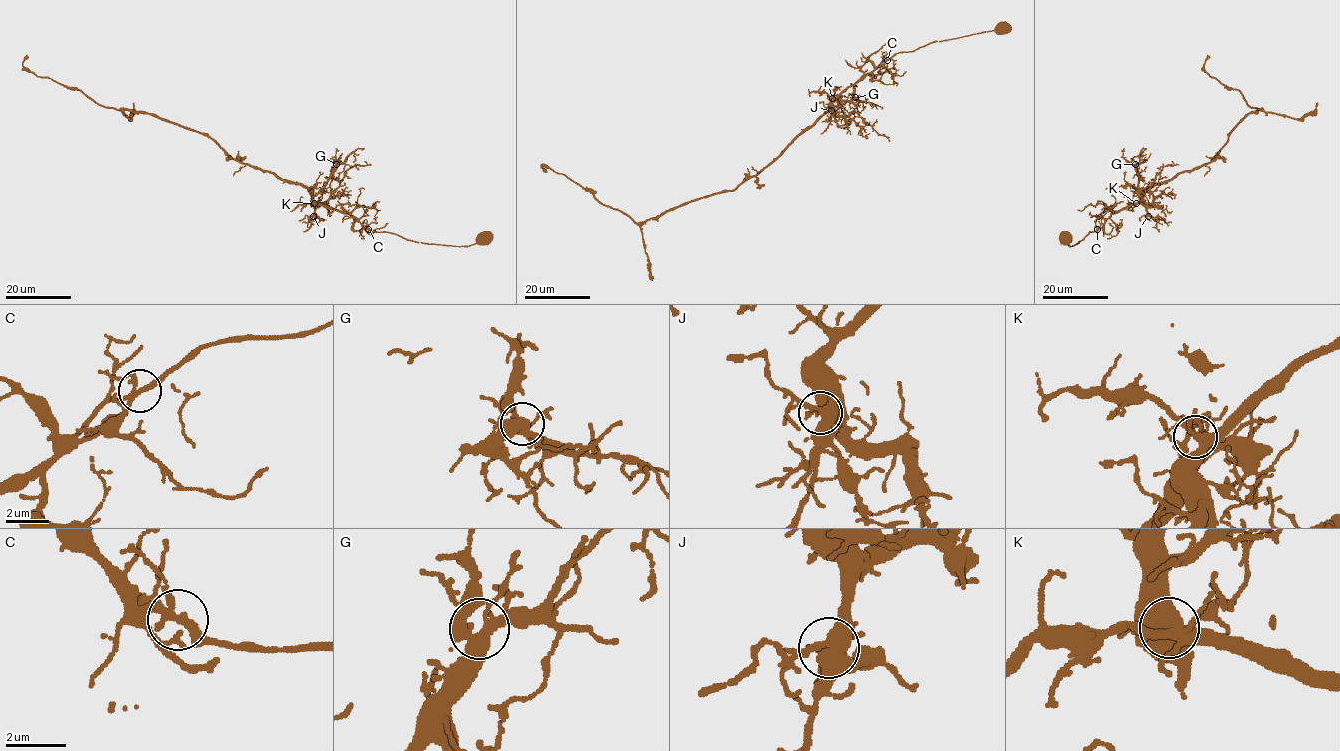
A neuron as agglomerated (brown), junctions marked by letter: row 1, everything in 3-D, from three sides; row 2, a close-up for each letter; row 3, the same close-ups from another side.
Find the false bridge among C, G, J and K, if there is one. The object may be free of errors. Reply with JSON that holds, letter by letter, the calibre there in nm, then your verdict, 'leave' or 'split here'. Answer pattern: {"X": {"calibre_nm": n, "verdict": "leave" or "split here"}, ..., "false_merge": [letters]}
{"C": {"calibre_nm": 260, "verdict": "leave"}, "G": {"calibre_nm": 360, "verdict": "leave"}, "J": {"calibre_nm": 420, "verdict": "leave"}, "K": {"calibre_nm": 360, "verdict": "leave"}, "false_merge": []}

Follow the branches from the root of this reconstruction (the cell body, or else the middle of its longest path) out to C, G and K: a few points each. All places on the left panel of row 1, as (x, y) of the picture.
C: (484, 238), (468, 246), (446, 246), (417, 242), (393, 233), (368, 229)
G: (484, 238), (468, 246), (446, 246), (370, 231), (349, 214), (314, 200), (336, 164)
K: (484, 238), (468, 246), (417, 242), (393, 233), (370, 231), (349, 214), (314, 203)

